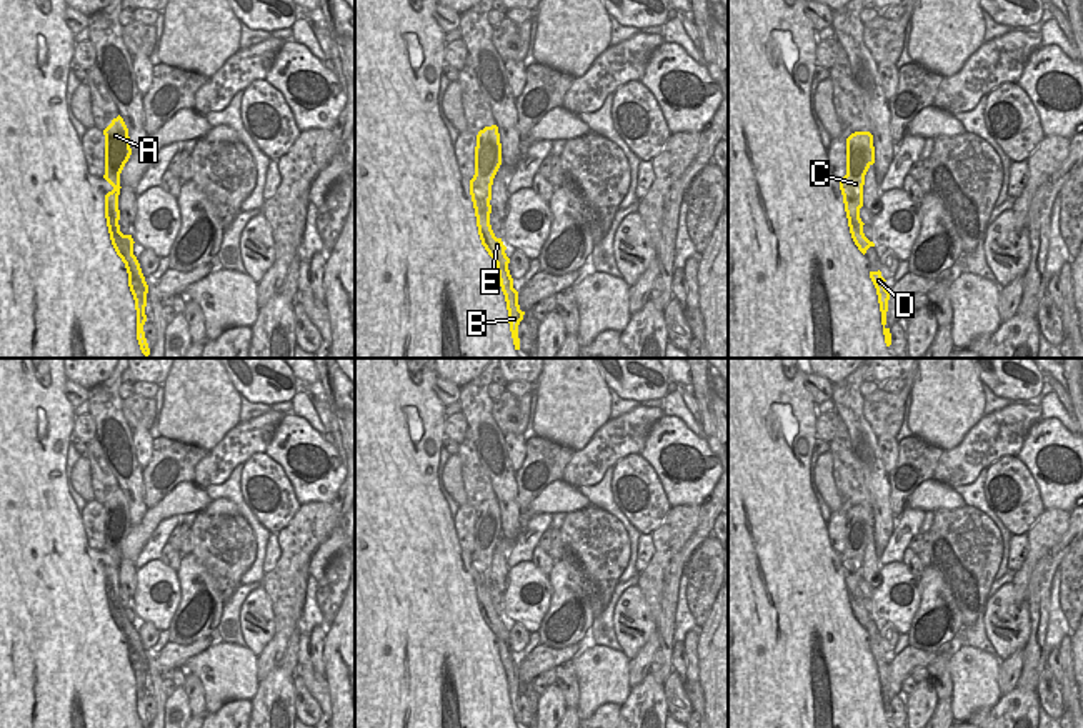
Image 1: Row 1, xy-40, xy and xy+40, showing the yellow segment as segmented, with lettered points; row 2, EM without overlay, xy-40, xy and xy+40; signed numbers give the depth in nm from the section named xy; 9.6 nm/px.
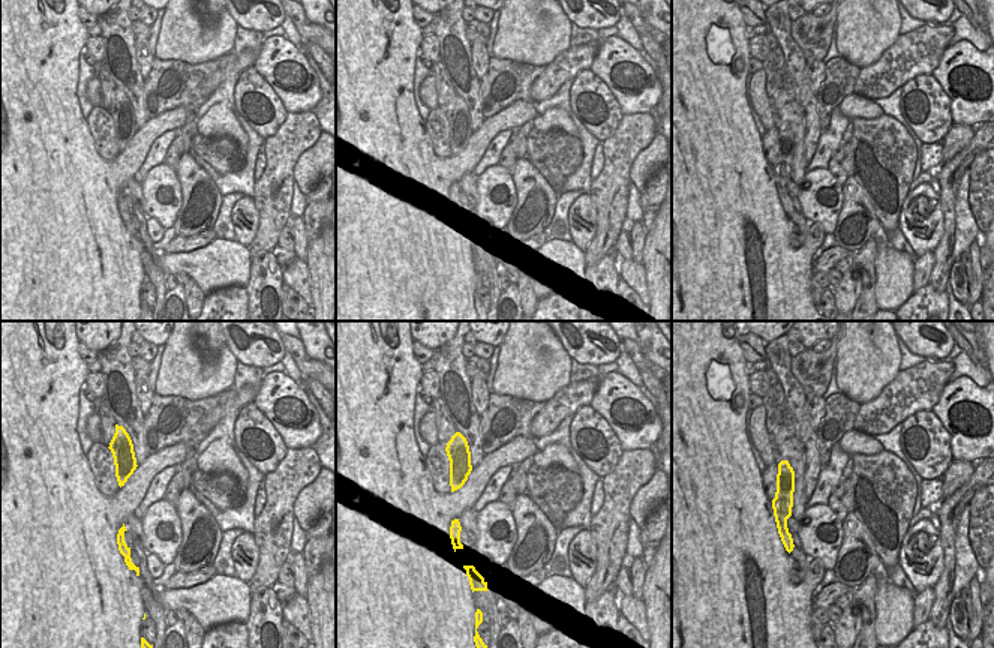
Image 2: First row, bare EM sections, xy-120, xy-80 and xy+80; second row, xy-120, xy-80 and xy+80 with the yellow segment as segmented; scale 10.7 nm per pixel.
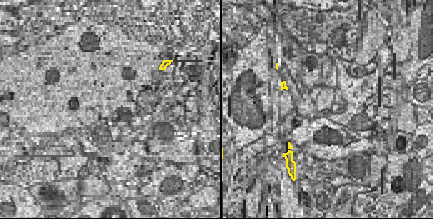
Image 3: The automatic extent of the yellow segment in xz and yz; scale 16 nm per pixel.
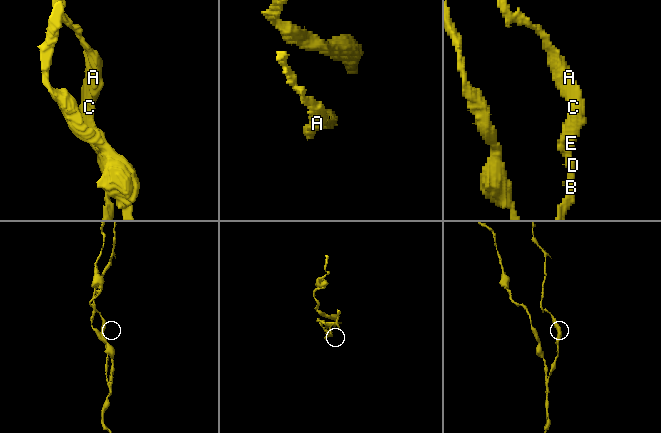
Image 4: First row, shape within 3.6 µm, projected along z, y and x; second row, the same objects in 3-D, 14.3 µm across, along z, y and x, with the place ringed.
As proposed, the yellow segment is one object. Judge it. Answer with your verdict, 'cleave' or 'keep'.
cleave

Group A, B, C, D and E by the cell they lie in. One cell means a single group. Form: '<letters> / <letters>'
A C E / B D

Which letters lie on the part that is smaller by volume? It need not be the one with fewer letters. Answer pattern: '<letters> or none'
A, C, E

